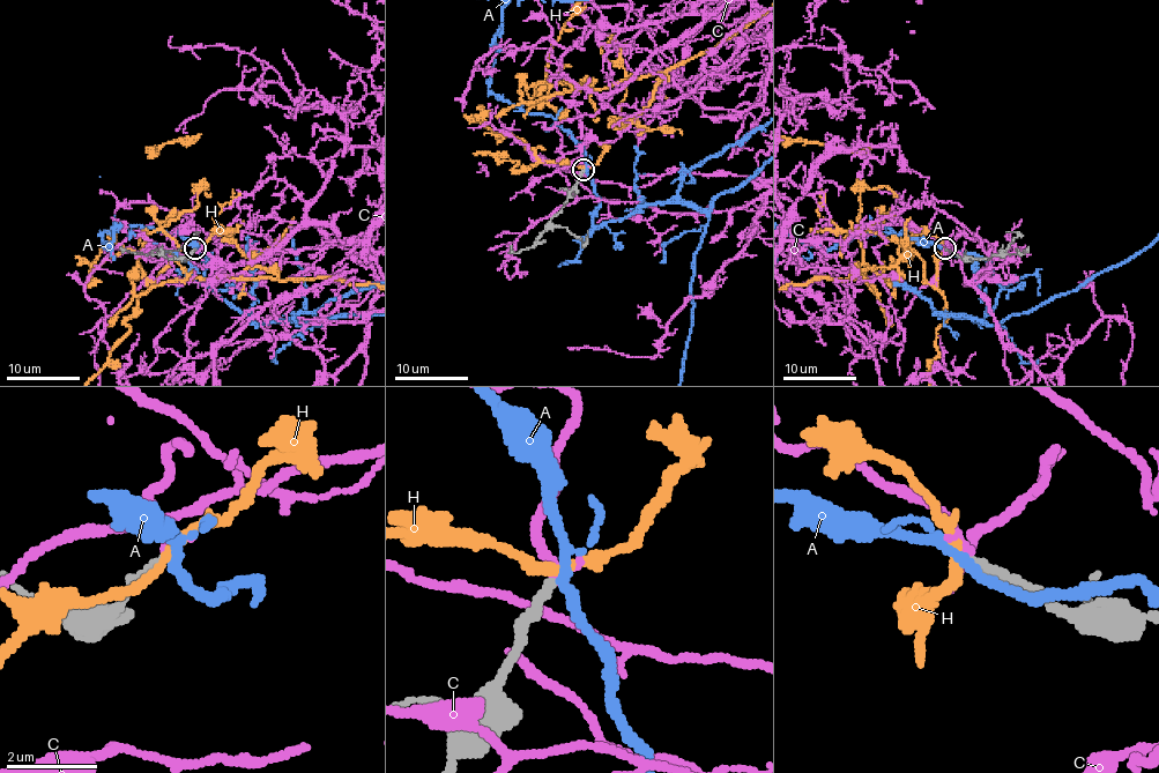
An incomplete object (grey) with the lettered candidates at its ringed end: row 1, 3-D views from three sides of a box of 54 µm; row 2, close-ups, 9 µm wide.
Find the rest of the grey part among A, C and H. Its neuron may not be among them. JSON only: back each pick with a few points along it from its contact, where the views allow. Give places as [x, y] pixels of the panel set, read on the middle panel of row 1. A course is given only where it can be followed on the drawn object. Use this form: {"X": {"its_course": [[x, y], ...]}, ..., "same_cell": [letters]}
{"same_cell": ["C"]}

